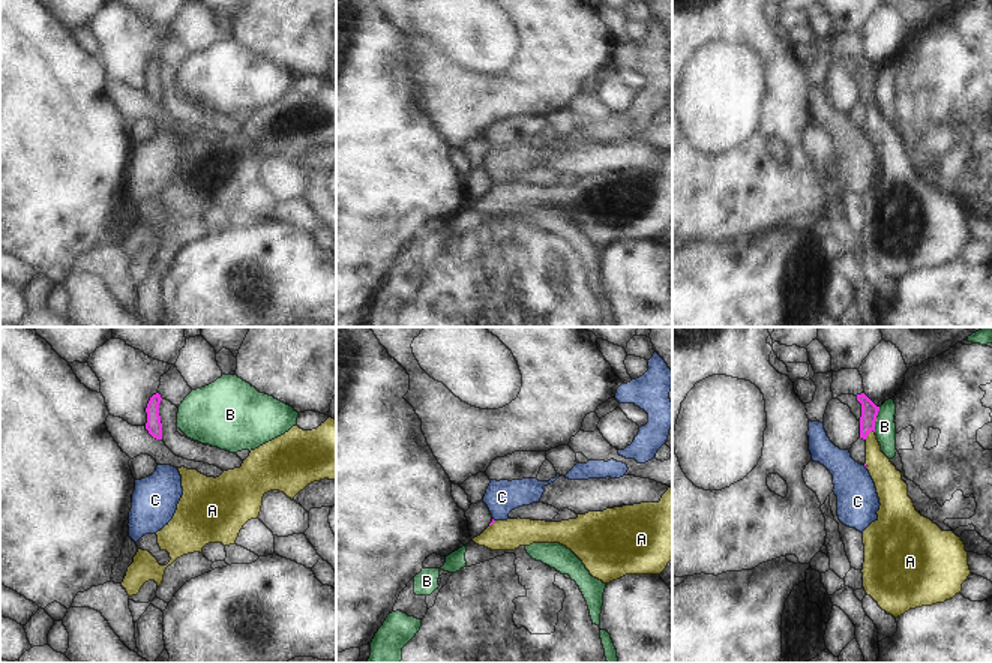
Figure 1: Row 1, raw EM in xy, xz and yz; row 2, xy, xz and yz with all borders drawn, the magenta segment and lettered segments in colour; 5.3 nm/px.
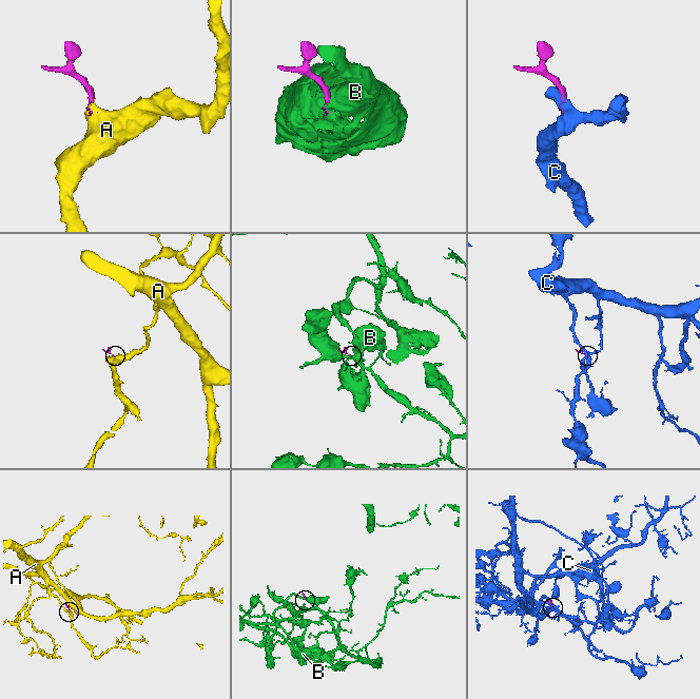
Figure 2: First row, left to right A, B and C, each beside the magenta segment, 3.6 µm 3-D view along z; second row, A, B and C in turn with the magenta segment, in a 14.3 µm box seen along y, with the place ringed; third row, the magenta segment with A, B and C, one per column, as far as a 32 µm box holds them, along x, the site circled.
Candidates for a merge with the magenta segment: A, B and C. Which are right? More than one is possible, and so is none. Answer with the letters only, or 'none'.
A.

